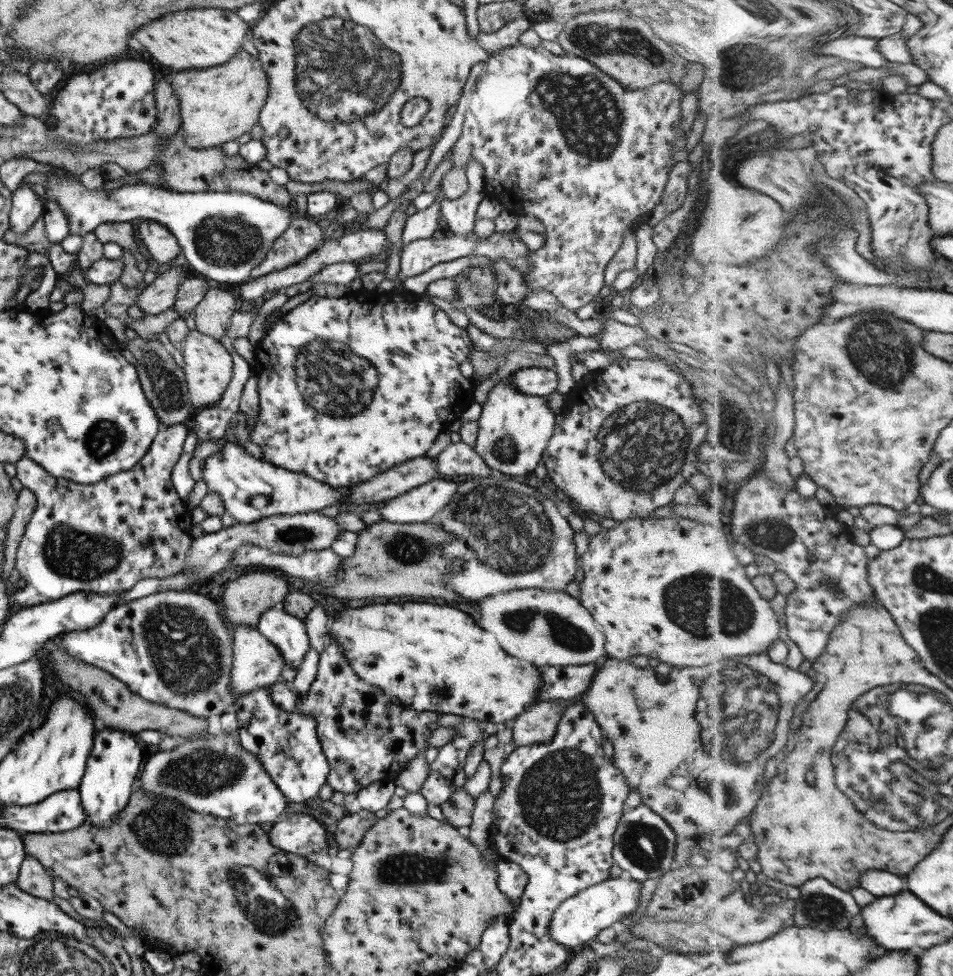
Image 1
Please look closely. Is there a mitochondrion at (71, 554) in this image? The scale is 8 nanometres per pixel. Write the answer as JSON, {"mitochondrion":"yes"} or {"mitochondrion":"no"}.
{"mitochondrion":"yes"}

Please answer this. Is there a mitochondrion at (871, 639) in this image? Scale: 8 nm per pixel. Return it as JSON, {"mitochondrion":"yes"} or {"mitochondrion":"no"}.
{"mitochondrion":"no"}

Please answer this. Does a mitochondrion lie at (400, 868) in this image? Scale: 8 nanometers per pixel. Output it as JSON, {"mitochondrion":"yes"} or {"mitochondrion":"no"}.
{"mitochondrion":"yes"}

